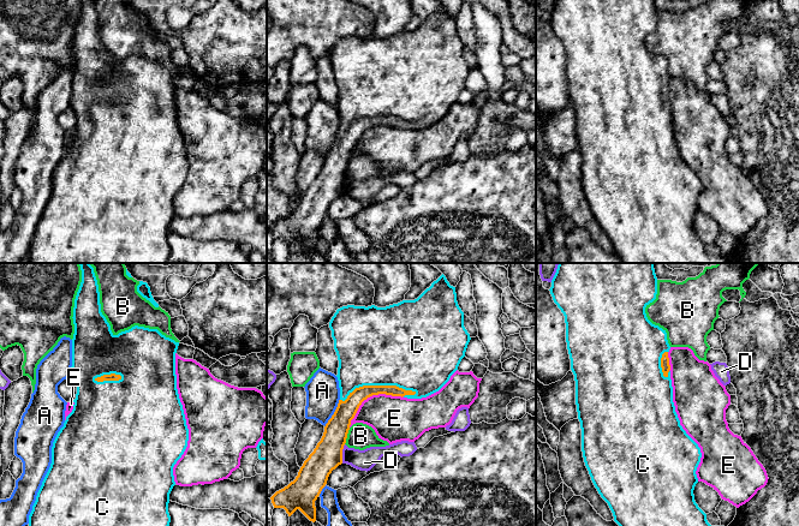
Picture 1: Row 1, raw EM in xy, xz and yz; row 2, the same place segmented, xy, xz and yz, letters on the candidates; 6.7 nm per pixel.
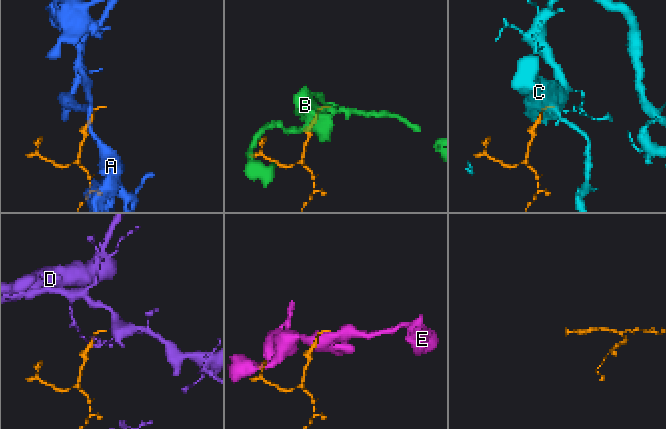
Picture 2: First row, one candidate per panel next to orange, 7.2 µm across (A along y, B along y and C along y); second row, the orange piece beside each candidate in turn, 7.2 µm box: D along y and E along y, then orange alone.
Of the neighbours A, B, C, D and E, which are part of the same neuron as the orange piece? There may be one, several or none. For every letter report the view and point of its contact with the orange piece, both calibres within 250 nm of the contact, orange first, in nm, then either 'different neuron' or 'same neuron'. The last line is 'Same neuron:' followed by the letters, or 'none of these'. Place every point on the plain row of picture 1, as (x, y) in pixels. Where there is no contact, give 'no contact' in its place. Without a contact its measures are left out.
A: meets orange in xz at (334, 144); 180 nm thick on the orange side, 220 nm on the other; different neuron
B: meets orange in xz at (346, 167); 200 nm thick on the orange side, 180 nm on the other; different neuron
C: meets orange in xz at (377, 117); 120 nm thick on the orange side, 500 nm on the other; same neuron
D: meets orange in xz at (341, 185); 200 nm thick on the orange side, 140 nm on the other; different neuron
E: meets orange in xz at (370, 126); 140 nm thick on the orange side, 300 nm on the other; different neuron
Same neuron: C

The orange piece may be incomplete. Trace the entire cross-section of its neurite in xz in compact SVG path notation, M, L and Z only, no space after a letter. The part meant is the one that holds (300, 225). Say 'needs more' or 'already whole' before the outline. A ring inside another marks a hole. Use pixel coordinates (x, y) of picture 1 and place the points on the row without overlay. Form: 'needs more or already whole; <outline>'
needs more; M443 5L415 31L386 38L342 37L332 48L329 59L339 91L338 138L296 210L270 228L274 239L284 239L288 247L299 240L312 253L316 252L315 232L332 202L342 195L351 151L362 133L378 125L422 130L439 122L458 101L471 71L464 58L464 43L458 36L455 18Z

